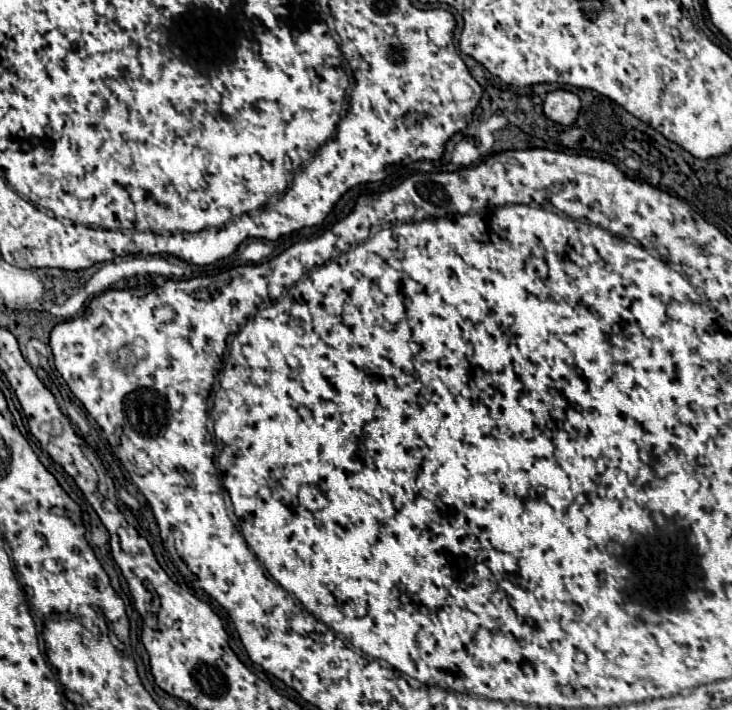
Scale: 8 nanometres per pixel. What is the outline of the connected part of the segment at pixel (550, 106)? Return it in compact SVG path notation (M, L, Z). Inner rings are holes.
M555 89L549 91L545 101L543 101L543 111L545 115L561 125L571 125L577 119L581 101L575 93L567 91L567 89Z

